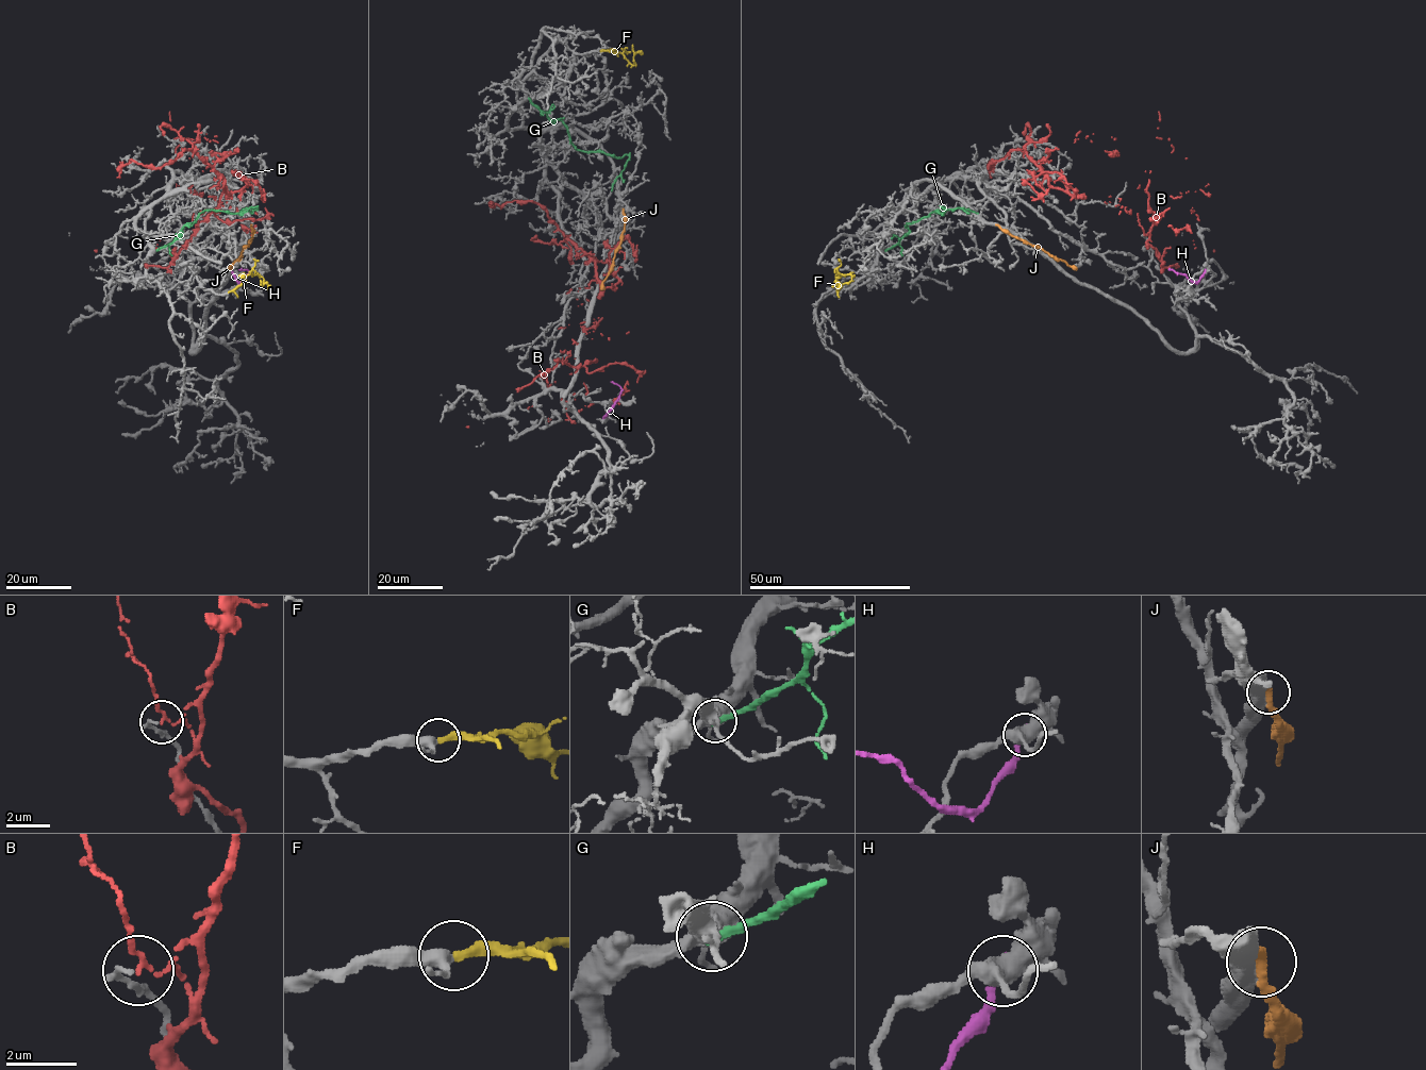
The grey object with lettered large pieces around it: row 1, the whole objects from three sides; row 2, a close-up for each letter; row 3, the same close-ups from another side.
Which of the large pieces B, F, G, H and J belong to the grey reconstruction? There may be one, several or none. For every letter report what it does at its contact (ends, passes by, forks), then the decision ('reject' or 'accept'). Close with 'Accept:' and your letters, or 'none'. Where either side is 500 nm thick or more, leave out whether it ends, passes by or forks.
B: it passes by | reject
F: it ends | accept
G: reject
H: reject
J: reject
Accept: F

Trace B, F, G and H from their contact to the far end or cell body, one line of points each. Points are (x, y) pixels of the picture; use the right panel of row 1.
B: (1144, 235), (1147, 205), (1072, 197), (1023, 148), (1051, 132), (1114, 139), (1157, 128), (1158, 112)
F: (838, 291), (840, 276), (852, 277), (847, 283), (839, 284), (838, 289)
G: (885, 250), (908, 232), (907, 223), (937, 210), (942, 213), (945, 209), (941, 206), (978, 213)
H: (1205, 270), (1203, 277), (1193, 282), (1184, 274), (1169, 270)

